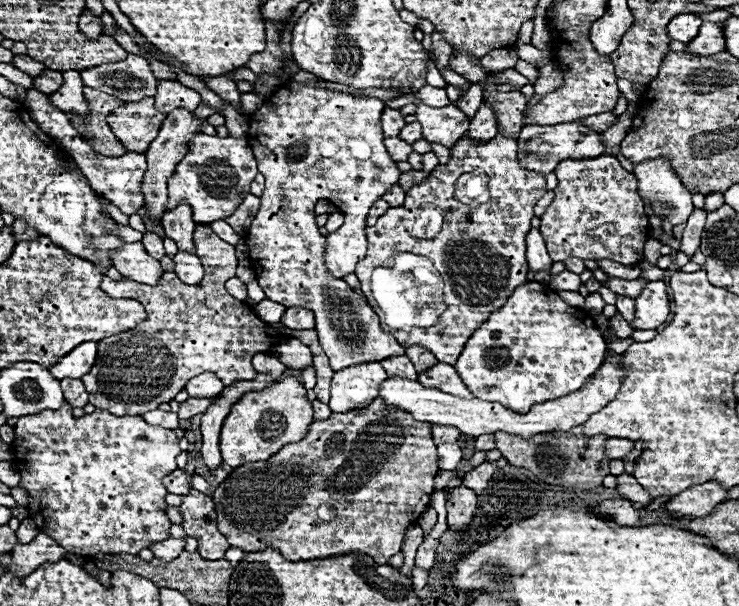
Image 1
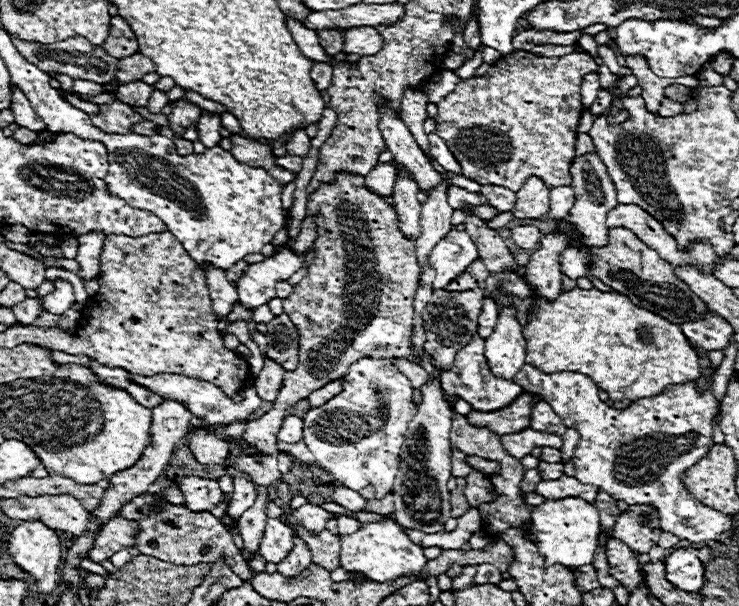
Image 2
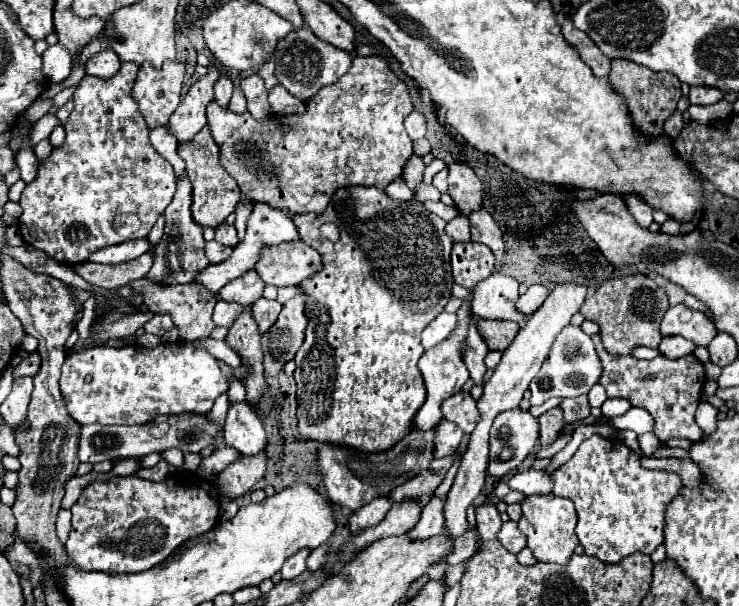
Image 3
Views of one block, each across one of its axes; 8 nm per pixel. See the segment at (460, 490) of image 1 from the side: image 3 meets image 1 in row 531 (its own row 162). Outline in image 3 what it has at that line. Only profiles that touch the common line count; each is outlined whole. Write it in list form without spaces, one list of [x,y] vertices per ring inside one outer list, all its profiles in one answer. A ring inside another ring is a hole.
[[[454,162],[448,166],[448,194],[454,198],[460,214],[468,216],[470,210],[482,206],[482,182],[468,164]]]

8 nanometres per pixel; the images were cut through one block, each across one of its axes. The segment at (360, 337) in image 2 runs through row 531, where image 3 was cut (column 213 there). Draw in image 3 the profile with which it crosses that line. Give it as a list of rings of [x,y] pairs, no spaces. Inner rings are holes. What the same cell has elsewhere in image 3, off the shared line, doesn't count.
[[[216,240],[206,242],[206,248],[204,250],[206,250],[206,256],[208,256],[210,264],[220,264],[220,262],[224,262],[232,254],[232,248],[230,246],[218,244]]]

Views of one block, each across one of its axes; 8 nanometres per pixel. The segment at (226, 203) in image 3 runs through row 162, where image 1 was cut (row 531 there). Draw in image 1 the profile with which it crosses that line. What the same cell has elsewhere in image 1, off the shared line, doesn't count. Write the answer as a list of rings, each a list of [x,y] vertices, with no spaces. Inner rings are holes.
[[[190,490],[188,496],[182,496],[180,510],[184,516],[182,528],[190,538],[196,538],[200,556],[206,560],[222,560],[230,544],[218,530],[212,498],[198,490]]]

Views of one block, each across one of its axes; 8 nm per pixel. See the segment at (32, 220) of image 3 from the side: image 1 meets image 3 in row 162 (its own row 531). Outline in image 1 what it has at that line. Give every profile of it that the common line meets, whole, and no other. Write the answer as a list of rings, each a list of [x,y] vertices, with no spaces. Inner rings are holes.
[[[68,402],[62,404],[62,408],[58,410],[46,410],[40,414],[32,414],[32,416],[22,416],[18,420],[18,424],[14,426],[14,442],[12,452],[16,456],[16,470],[20,474],[20,488],[24,488],[28,492],[28,496],[34,502],[28,502],[28,514],[30,518],[36,522],[36,526],[40,528],[40,532],[48,534],[52,540],[56,540],[66,552],[78,554],[78,556],[94,556],[94,554],[138,554],[142,548],[148,548],[154,540],[162,540],[166,536],[170,536],[170,520],[166,516],[168,504],[166,504],[166,486],[162,484],[162,478],[168,476],[170,472],[174,472],[176,466],[176,456],[180,454],[180,438],[166,428],[160,426],[150,426],[146,424],[146,420],[142,416],[116,416],[110,414],[106,410],[96,409],[92,414],[85,414],[80,418],[76,418],[72,414],[72,406]]]

